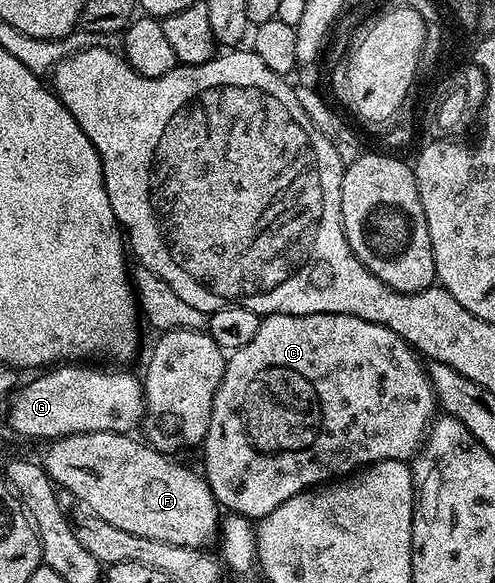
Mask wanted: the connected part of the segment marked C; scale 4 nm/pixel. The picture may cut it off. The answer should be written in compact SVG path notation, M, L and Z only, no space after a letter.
M269 313L261 320L258 335L254 335L254 339L246 343L246 347L231 350L230 356L224 362L222 383L214 395L214 407L210 411L210 427L206 431L202 446L202 452L204 452L202 476L208 481L209 489L213 492L213 497L221 510L237 517L259 519L270 515L274 507L282 507L286 499L306 489L351 474L365 465L374 464L375 461L411 462L437 413L436 393L428 378L425 362L411 345L385 325L370 323L366 319L358 319L354 315L341 313L315 313L314 315Z

